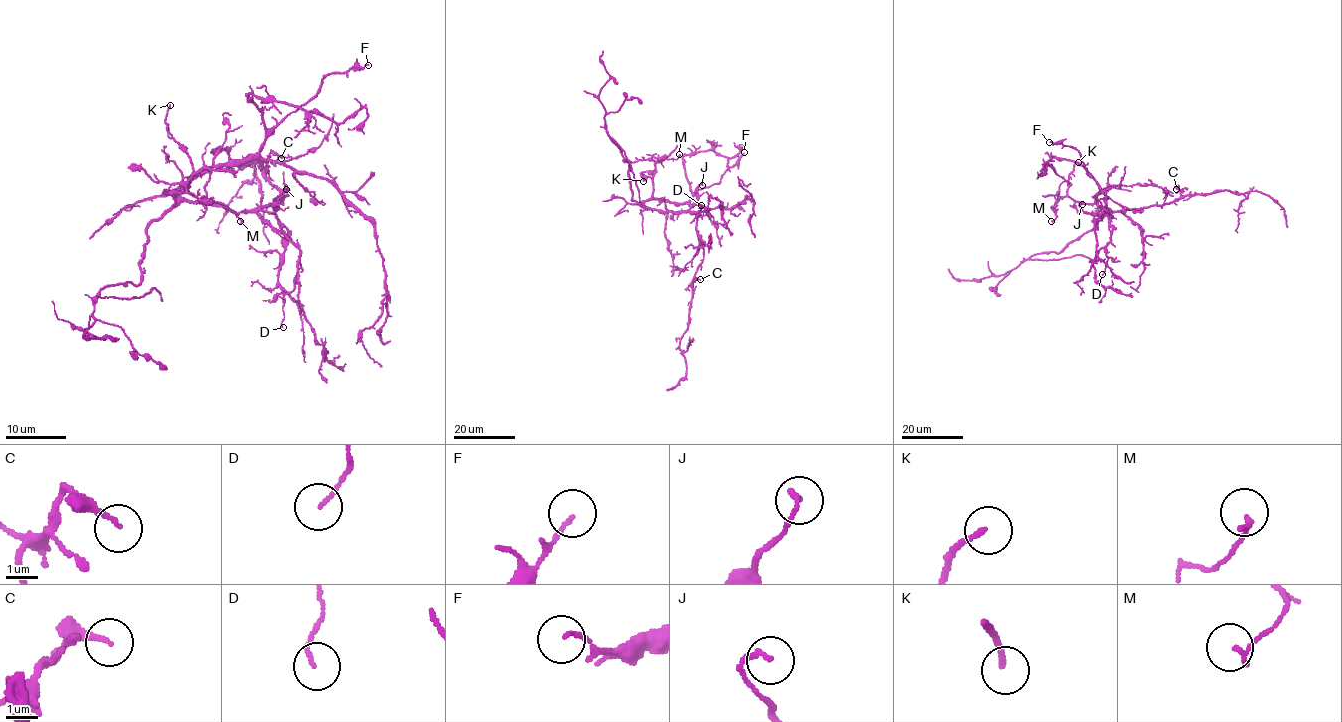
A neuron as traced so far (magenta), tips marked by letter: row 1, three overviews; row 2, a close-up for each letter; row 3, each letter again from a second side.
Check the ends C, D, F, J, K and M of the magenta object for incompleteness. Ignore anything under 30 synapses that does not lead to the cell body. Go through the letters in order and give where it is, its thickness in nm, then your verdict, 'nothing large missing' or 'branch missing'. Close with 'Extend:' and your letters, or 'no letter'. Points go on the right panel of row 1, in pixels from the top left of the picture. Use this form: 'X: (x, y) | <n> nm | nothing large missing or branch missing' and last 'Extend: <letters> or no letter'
C: (1176, 189) | 190 nm | nothing large missing
D: (1102, 274) | 90 nm | nothing large missing
F: (1049, 142) | 110 nm | nothing large missing
J: (1082, 204) | 150 nm | nothing large missing
K: (1078, 162) | 160 nm | nothing large missing
M: (1051, 221) | 150 nm | nothing large missing
Extend: no letter

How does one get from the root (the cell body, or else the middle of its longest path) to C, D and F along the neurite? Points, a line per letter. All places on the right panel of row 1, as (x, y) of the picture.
C: (1109, 214), (1116, 210), (1169, 204), (1180, 196), (1177, 186), (1176, 189)
D: (1109, 214), (1112, 234), (1106, 247), (1108, 258), (1102, 274)
F: (1109, 214), (1096, 202), (1100, 187), (1087, 173), (1079, 152), (1069, 146), (1049, 142)

